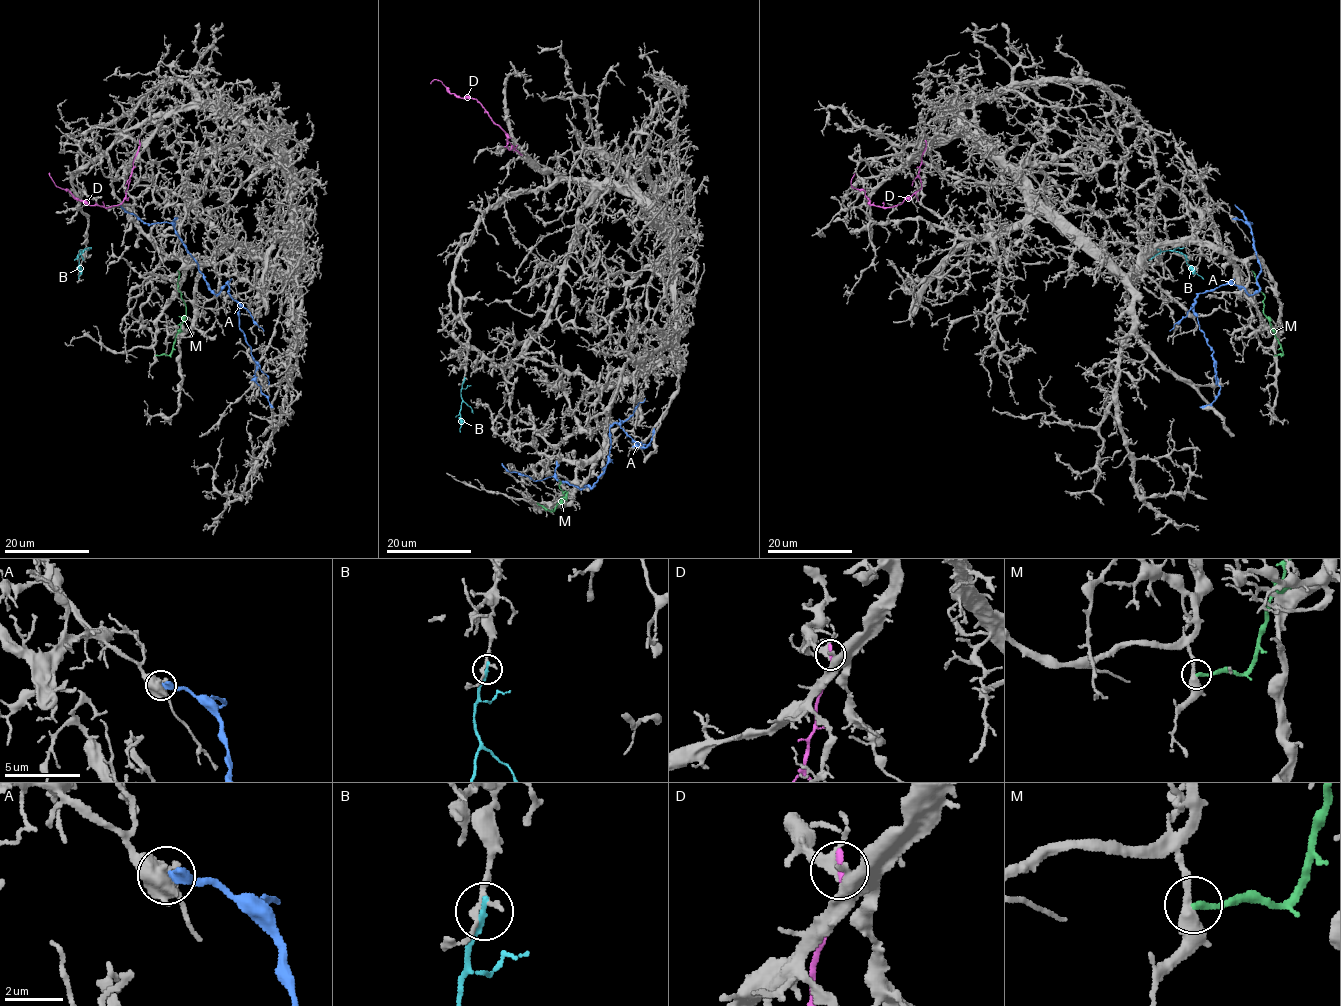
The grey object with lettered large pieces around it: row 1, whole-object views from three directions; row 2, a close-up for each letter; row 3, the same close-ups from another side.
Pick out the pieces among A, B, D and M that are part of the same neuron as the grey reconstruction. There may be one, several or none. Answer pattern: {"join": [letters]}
{"join": []}

